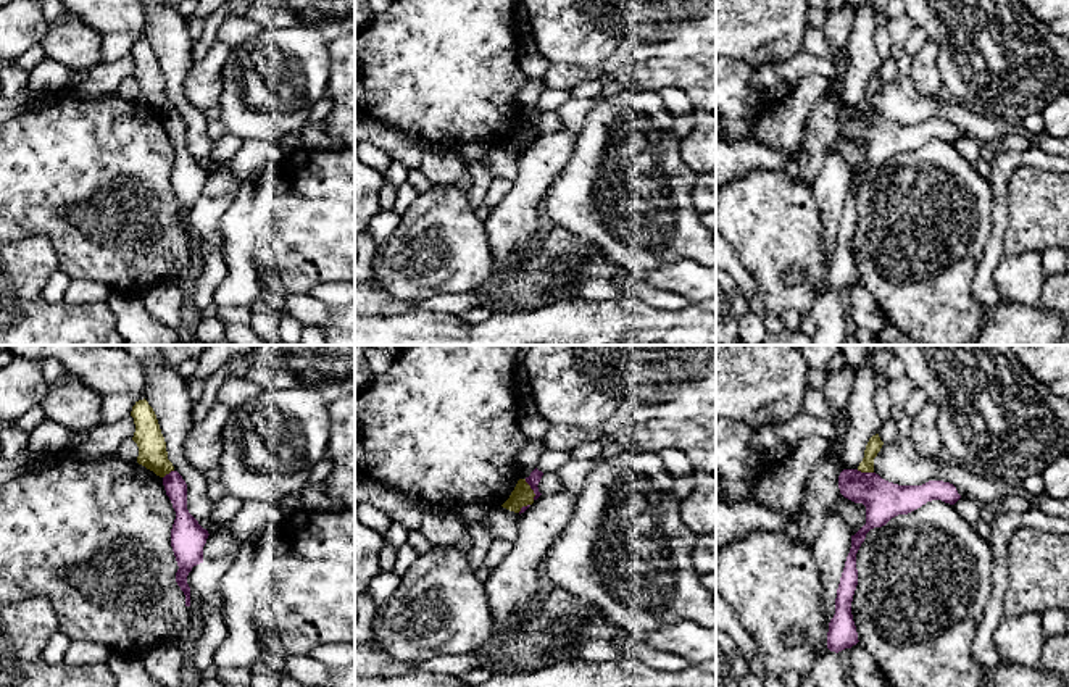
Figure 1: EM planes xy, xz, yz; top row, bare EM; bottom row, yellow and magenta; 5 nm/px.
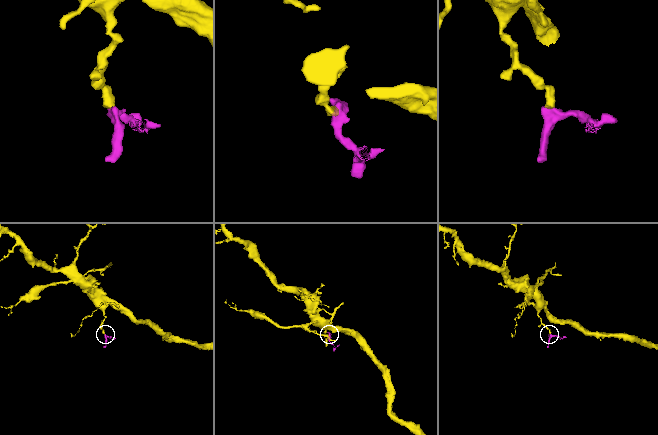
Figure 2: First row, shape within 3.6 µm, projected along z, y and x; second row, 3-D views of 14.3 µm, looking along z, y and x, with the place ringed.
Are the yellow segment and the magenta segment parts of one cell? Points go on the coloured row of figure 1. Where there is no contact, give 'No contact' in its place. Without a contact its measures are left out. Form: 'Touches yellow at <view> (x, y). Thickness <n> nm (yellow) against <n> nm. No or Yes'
Touches yellow at xz (531, 489). Thickness 110 nm (yellow) against 60 nm. No

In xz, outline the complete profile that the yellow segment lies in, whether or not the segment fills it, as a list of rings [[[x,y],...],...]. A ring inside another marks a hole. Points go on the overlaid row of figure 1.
[[[519,479],[510,498],[501,505],[503,508],[519,513],[522,506],[534,503],[534,490],[526,482],[526,479]]]

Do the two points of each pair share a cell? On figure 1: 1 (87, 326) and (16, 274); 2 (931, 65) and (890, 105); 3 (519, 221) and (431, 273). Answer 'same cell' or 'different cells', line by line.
1: same cell
2: different cells
3: different cells

